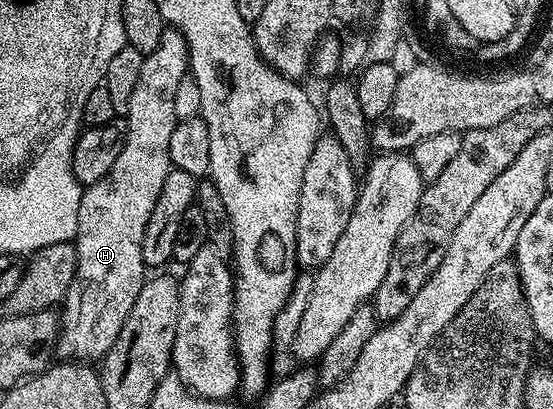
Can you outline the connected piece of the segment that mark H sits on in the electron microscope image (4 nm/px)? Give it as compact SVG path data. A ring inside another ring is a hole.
M165 27L162 38L158 38L158 46L145 55L138 82L134 85L134 94L130 94L122 154L118 154L114 166L110 166L110 174L87 185L80 193L74 241L78 266L74 282L62 301L62 327L54 349L57 357L71 358L76 362L99 361L110 350L110 346L114 346L130 310L134 310L134 298L138 298L138 290L142 290L146 279L146 265L142 258L146 222L150 222L154 202L158 202L158 194L162 191L162 182L166 182L166 174L172 168L170 134L174 134L177 122L174 93L178 90L178 82L182 82L189 72L186 38L177 28Z

